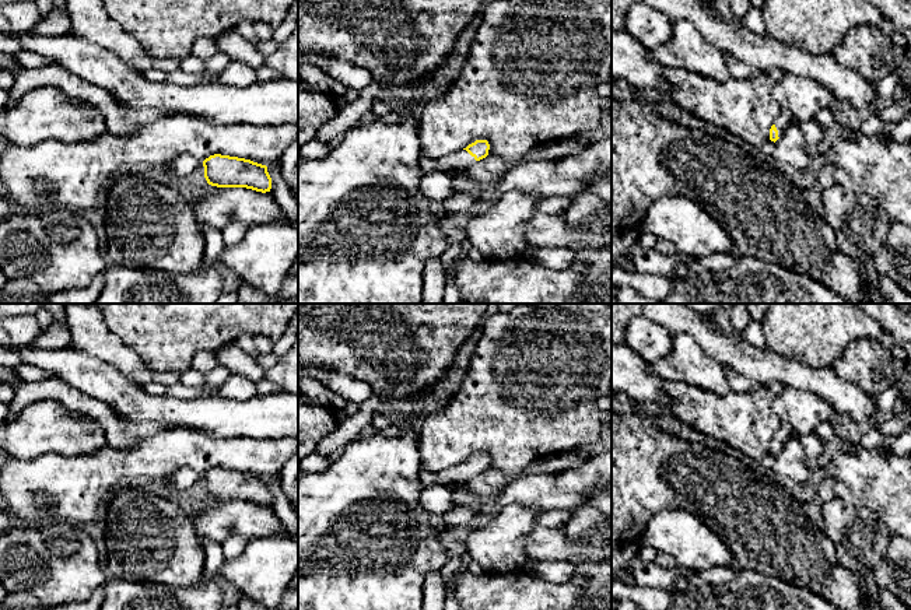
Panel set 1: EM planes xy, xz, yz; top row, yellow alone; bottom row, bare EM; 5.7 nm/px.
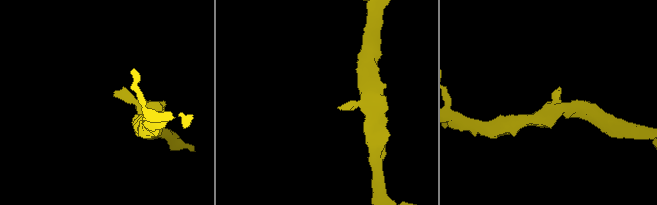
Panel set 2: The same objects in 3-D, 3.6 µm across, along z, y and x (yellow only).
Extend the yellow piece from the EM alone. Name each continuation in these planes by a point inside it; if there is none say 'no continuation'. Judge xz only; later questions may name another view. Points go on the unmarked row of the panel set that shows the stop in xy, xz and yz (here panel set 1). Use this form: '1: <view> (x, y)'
1: xz (459, 473)

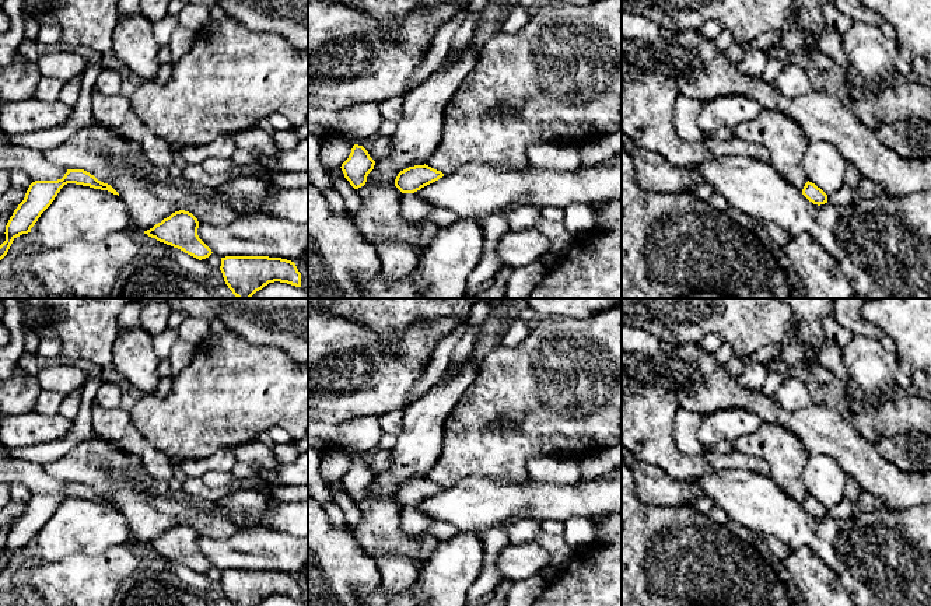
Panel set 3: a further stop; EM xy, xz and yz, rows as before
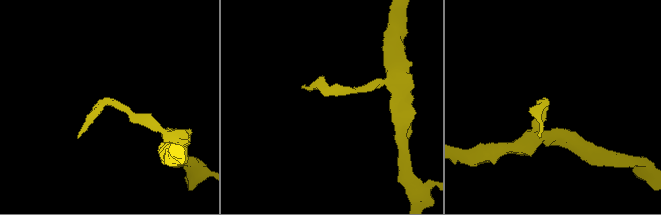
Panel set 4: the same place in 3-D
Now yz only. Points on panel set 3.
no continuation

